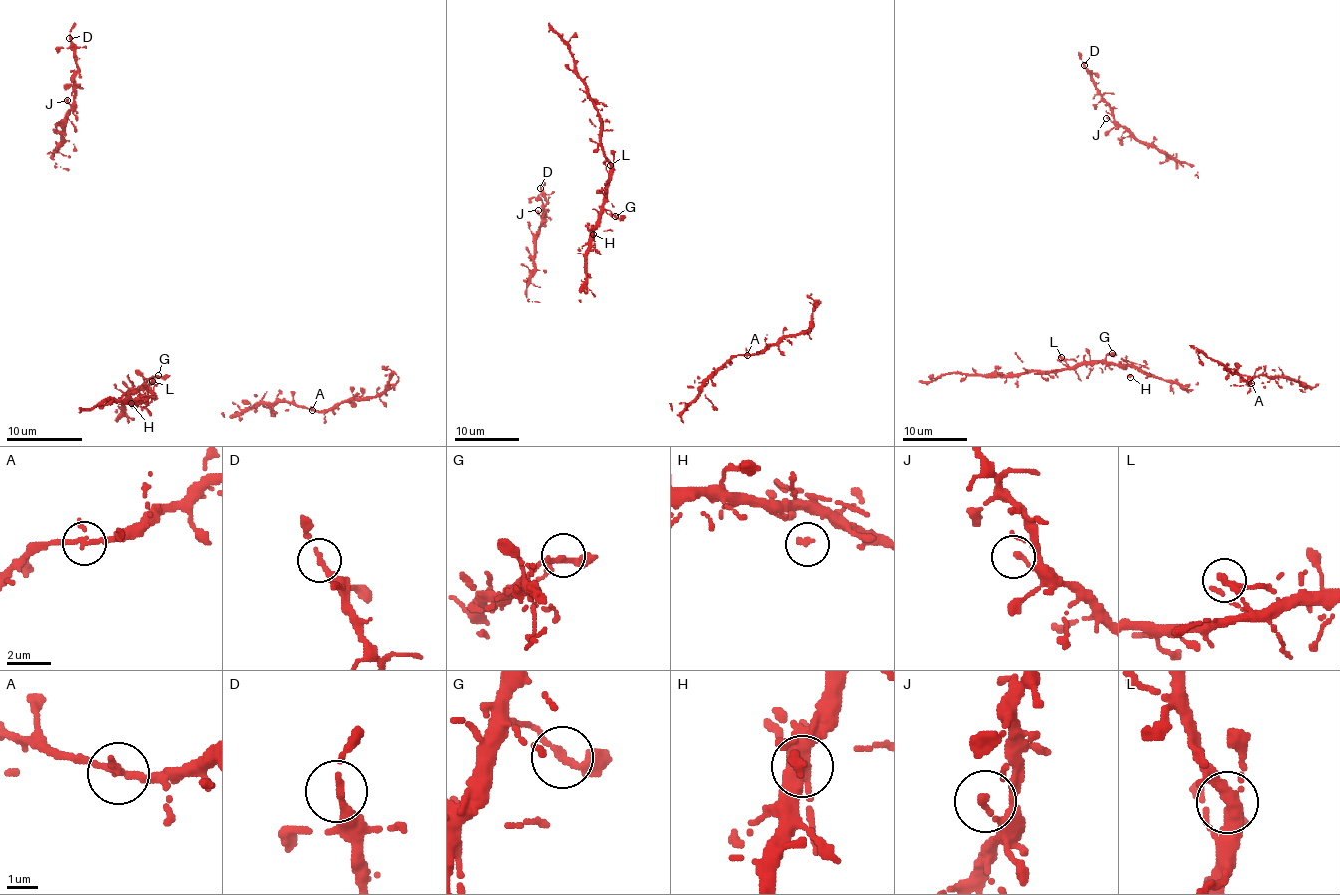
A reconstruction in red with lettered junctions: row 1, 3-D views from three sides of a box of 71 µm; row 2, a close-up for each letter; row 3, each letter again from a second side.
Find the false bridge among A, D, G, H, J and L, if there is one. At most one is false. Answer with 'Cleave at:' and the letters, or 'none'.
Cleave at: none

